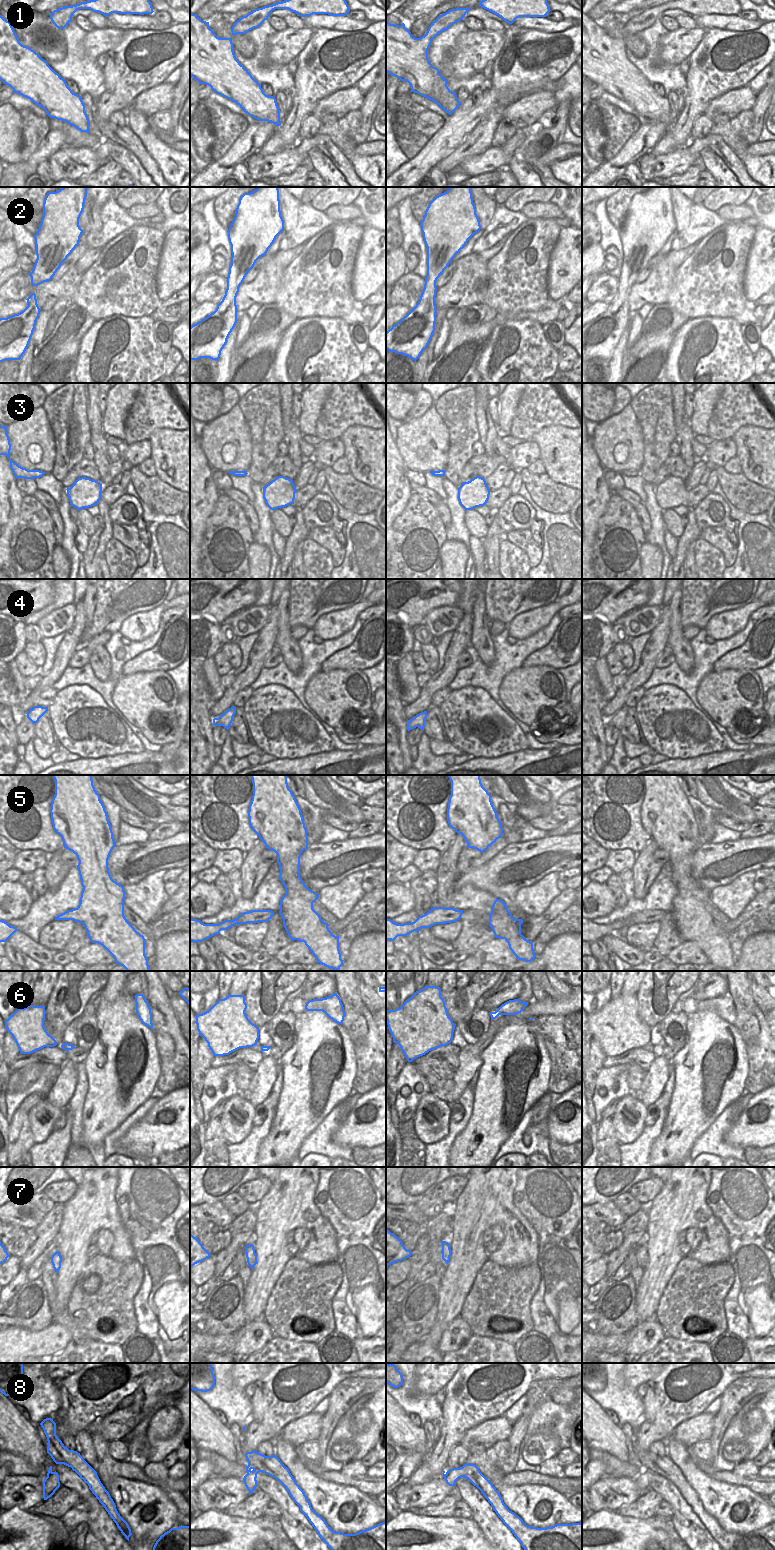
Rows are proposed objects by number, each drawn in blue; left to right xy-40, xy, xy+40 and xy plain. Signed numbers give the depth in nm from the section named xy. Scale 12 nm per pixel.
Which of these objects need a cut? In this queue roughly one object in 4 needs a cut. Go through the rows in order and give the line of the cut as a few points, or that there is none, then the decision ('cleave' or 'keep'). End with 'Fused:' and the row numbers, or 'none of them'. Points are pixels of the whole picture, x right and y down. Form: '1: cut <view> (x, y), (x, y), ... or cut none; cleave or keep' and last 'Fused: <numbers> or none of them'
1: cut none; keep
2: cut none; keep
3: cut none; keep
4: cut none; keep
5: cut none; keep
6: cut none; keep
7: cut none; keep
8: cut xy (248, 1464), (253, 1466), (257, 1462), (262, 1462), (268, 1470); cleave
Fused: 8

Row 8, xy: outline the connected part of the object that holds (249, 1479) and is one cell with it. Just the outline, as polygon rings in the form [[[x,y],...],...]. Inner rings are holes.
[[[257,1462],[254,1466],[246,1466],[247,1474],[244,1476],[243,1481],[244,1484],[249,1491],[249,1494],[251,1494],[253,1491],[255,1491],[257,1487],[257,1474],[259,1472],[267,1473],[268,1469],[264,1462]]]

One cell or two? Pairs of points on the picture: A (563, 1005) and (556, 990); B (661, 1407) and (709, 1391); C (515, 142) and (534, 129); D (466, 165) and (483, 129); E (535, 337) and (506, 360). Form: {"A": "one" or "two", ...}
{"A": "two", "B": "one", "C": "one", "D": "two", "E": "one"}

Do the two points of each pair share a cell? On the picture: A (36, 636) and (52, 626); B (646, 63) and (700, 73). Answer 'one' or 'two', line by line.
A: two
B: two

